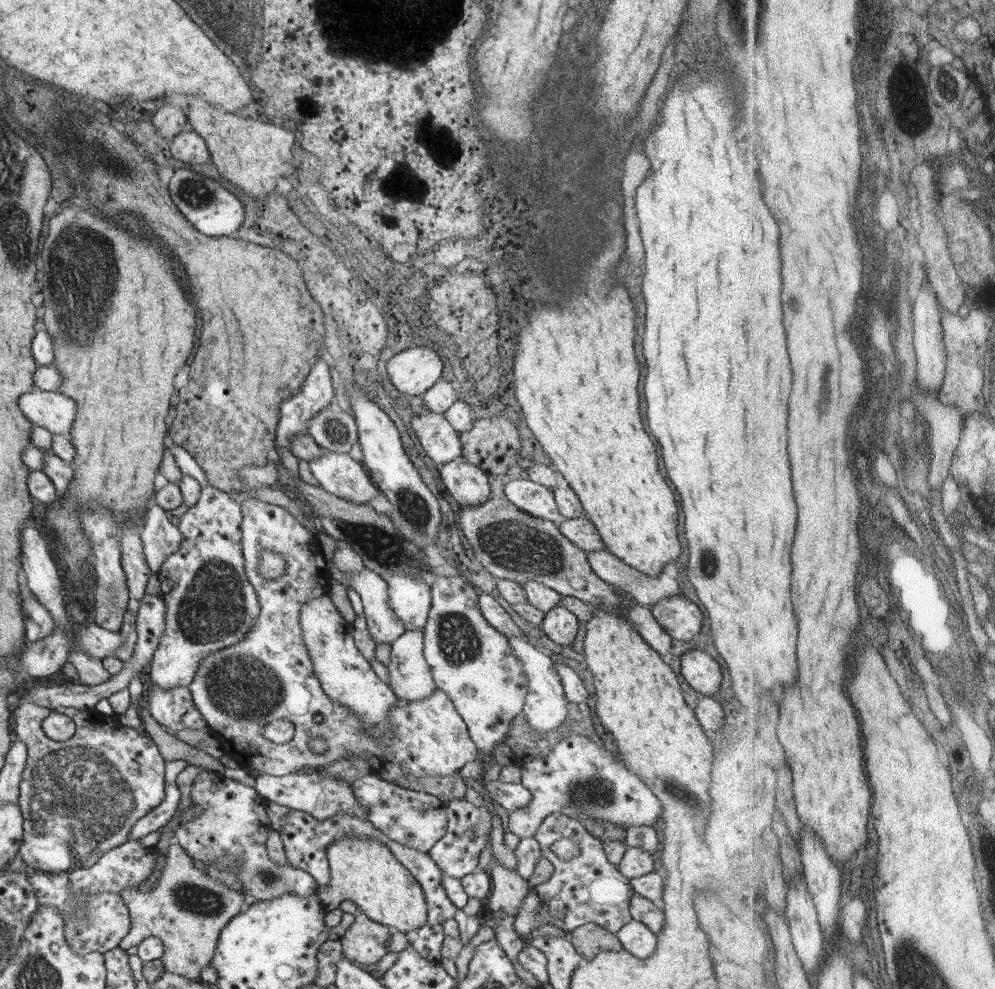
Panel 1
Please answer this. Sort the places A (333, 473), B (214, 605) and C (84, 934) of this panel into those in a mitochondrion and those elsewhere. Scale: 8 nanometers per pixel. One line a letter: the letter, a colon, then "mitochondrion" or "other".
A: other
B: mitochondrion
C: other

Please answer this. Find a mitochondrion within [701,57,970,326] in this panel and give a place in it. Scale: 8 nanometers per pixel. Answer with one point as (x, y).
(946, 87)

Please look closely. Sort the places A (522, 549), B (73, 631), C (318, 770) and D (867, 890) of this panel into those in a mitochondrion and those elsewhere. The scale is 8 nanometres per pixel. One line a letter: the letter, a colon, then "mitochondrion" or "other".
A: mitochondrion
B: other
C: other
D: other

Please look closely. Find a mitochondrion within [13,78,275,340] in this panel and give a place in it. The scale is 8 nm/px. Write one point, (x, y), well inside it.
(113, 166)

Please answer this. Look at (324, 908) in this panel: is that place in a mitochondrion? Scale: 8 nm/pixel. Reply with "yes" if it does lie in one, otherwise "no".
no

